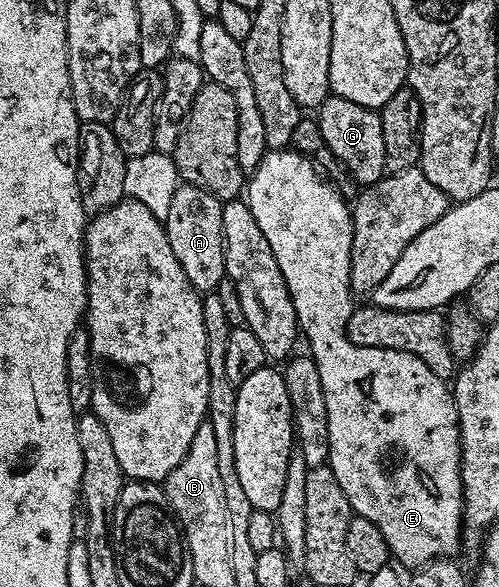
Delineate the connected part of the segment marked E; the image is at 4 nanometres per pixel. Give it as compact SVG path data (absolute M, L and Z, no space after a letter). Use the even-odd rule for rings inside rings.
M285 148L283 150L268 150L260 161L260 166L247 179L246 201L250 212L254 212L254 220L258 220L258 228L262 228L262 236L270 244L270 252L274 252L274 260L278 260L278 268L282 268L282 276L288 285L288 291L294 304L294 312L298 323L298 330L303 337L307 338L310 347L310 356L316 361L318 376L322 384L322 392L326 396L326 412L328 413L328 427L330 428L330 452L328 453L327 465L331 466L334 476L338 476L338 484L342 484L342 492L346 492L346 500L350 500L353 515L370 520L382 536L386 536L388 553L393 559L401 562L399 565L419 568L436 558L447 558L455 555L455 550L462 546L462 514L454 514L454 520L436 520L438 514L434 510L432 500L440 498L448 484L448 474L454 474L454 470L460 470L460 425L458 424L458 412L452 399L449 383L443 378L436 378L434 372L428 368L425 362L420 362L418 356L413 354L398 354L389 352L382 348L362 348L356 346L344 334L346 321L346 309L344 305L350 299L348 285L348 269L350 268L350 248L352 247L352 212L349 203L340 199L340 194L328 182L320 179L318 171L312 167L308 158L295 154L295 149ZM387 450L400 450L406 454L404 458L405 482L388 482L388 476L384 472L384 456Z

